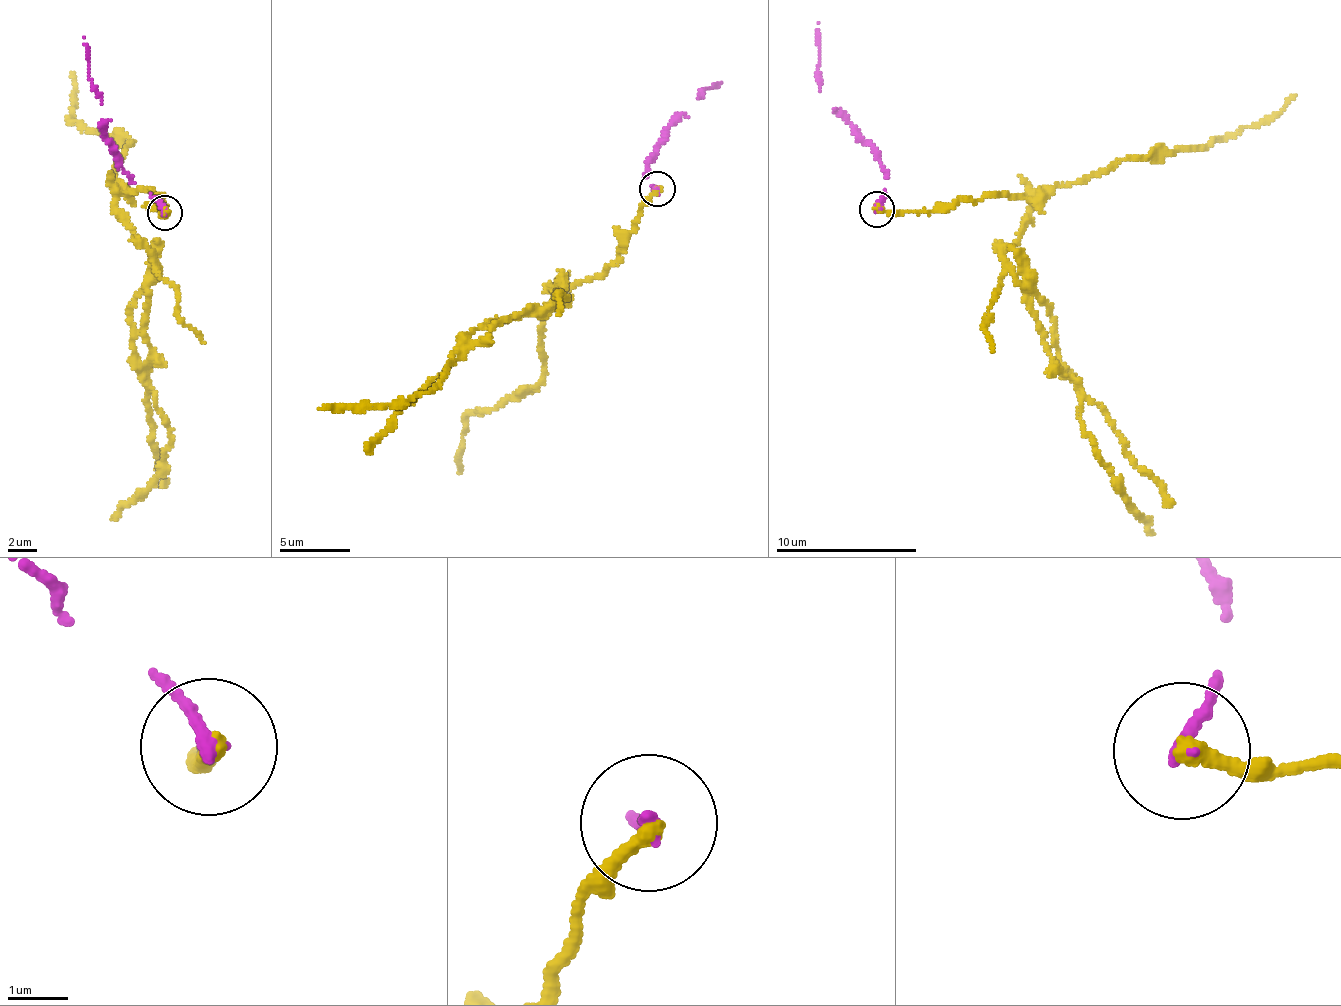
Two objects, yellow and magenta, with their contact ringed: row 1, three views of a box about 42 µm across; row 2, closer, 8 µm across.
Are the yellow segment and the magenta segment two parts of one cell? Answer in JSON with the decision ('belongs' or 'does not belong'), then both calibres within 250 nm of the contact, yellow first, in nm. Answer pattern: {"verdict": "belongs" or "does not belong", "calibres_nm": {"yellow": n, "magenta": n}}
{"verdict": "does not belong", "calibres_nm": {"yellow": 280, "magenta": 220}}

